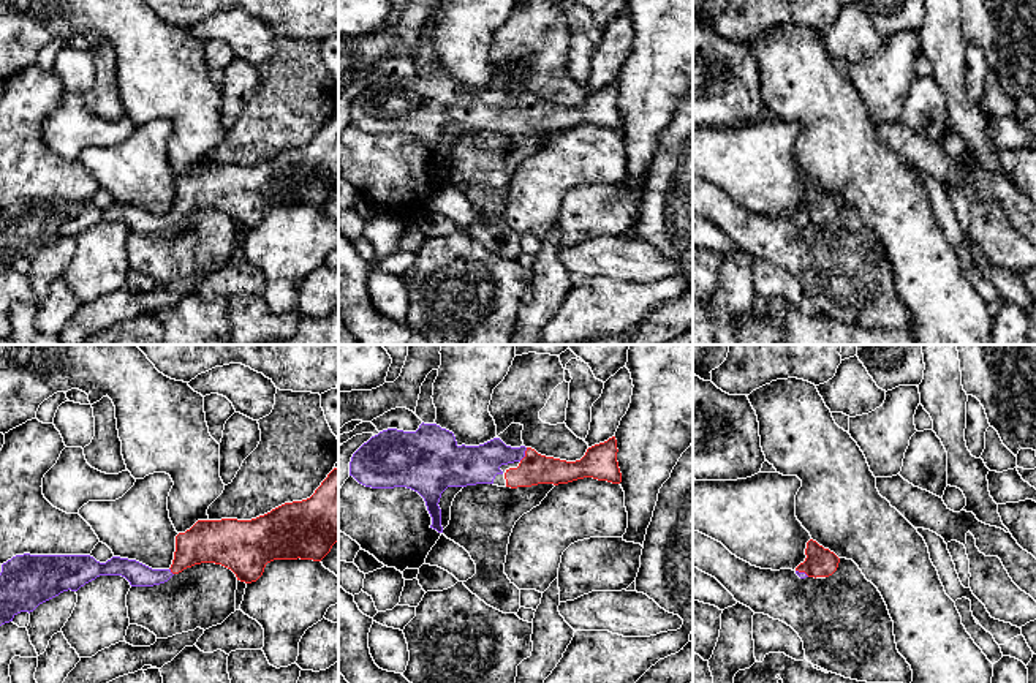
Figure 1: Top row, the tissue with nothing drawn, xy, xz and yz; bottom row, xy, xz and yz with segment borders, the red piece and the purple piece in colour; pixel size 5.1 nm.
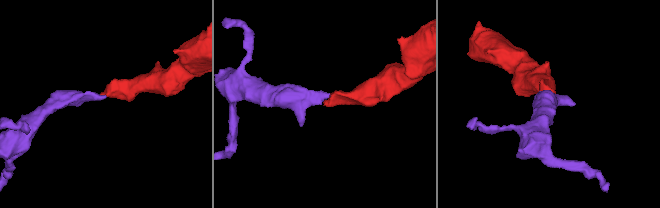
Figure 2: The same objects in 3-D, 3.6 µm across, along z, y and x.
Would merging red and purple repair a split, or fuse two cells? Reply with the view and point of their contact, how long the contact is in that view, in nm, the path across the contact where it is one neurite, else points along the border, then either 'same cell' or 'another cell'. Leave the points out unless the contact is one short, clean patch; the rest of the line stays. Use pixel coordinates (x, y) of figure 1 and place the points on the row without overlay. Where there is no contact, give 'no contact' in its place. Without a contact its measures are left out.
meets red in xz at (525, 100); contact 80 nm long; same cell

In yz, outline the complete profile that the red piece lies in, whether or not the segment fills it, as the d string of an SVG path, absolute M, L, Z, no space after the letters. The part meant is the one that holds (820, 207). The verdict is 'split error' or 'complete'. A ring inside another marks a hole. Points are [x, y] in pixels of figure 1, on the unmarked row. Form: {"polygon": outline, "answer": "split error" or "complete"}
{"polygon": "M813 185L807 188L805 201L805 207L800 209L796 217L815 225L832 221L840 209L840 204L834 198L824 194Z", "answer": "complete"}

